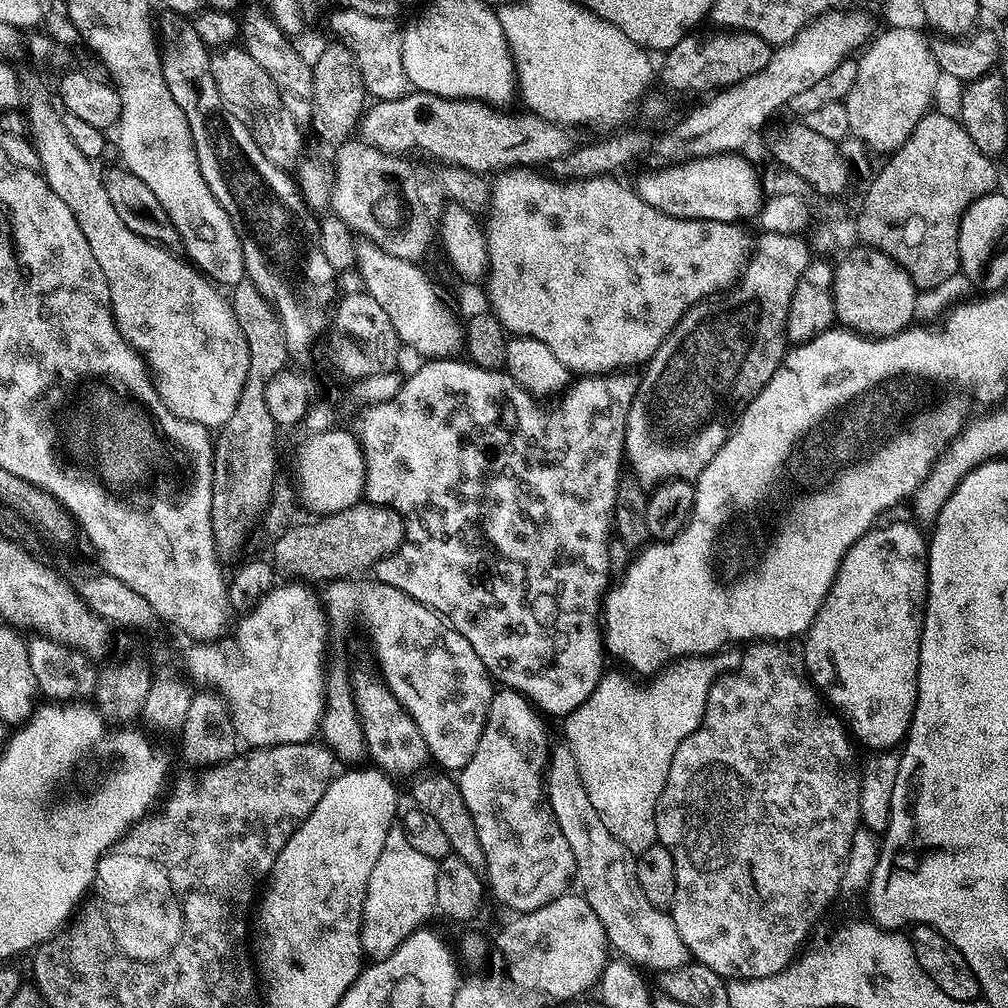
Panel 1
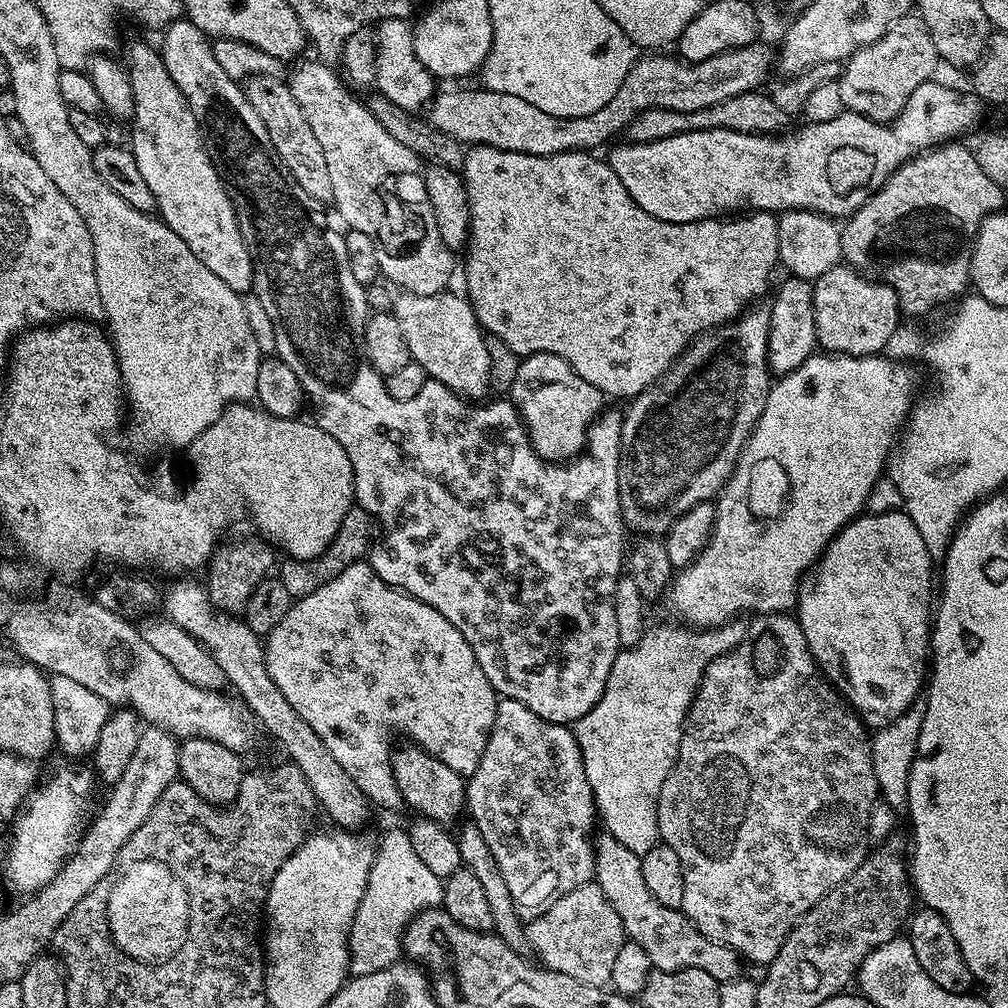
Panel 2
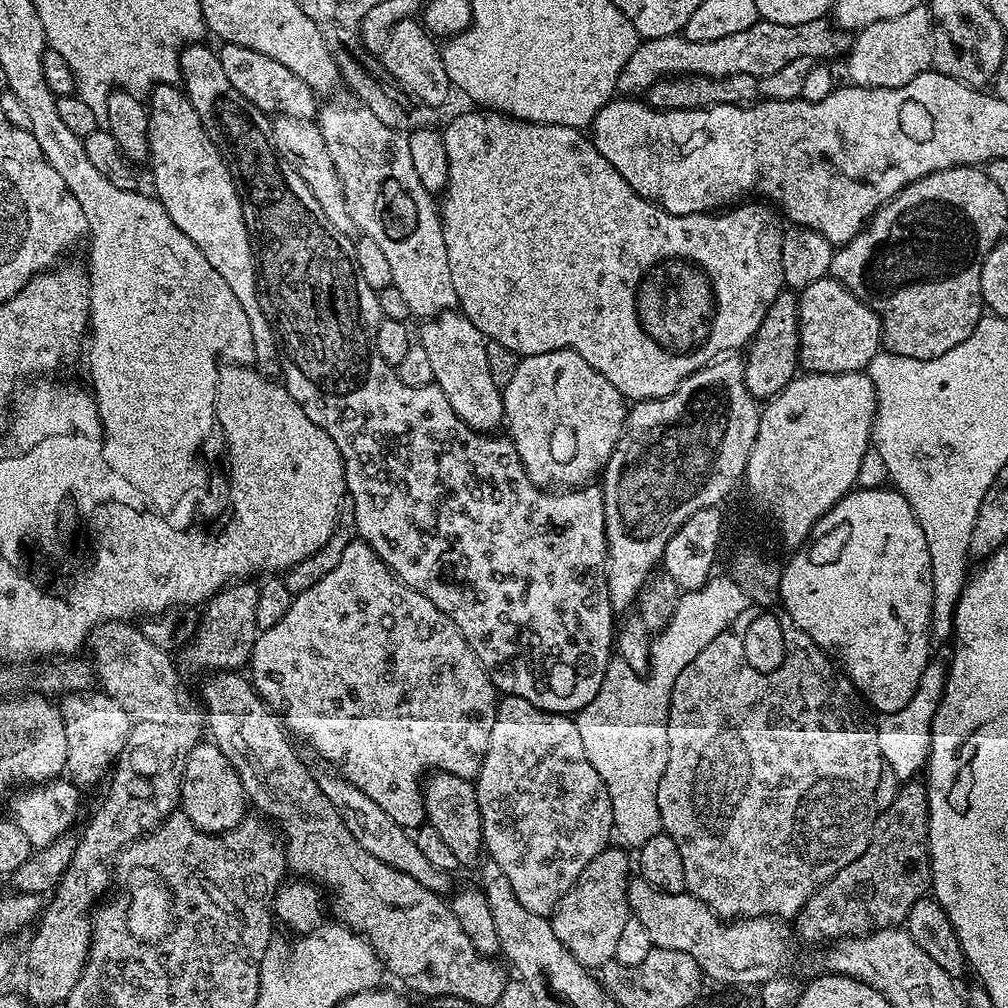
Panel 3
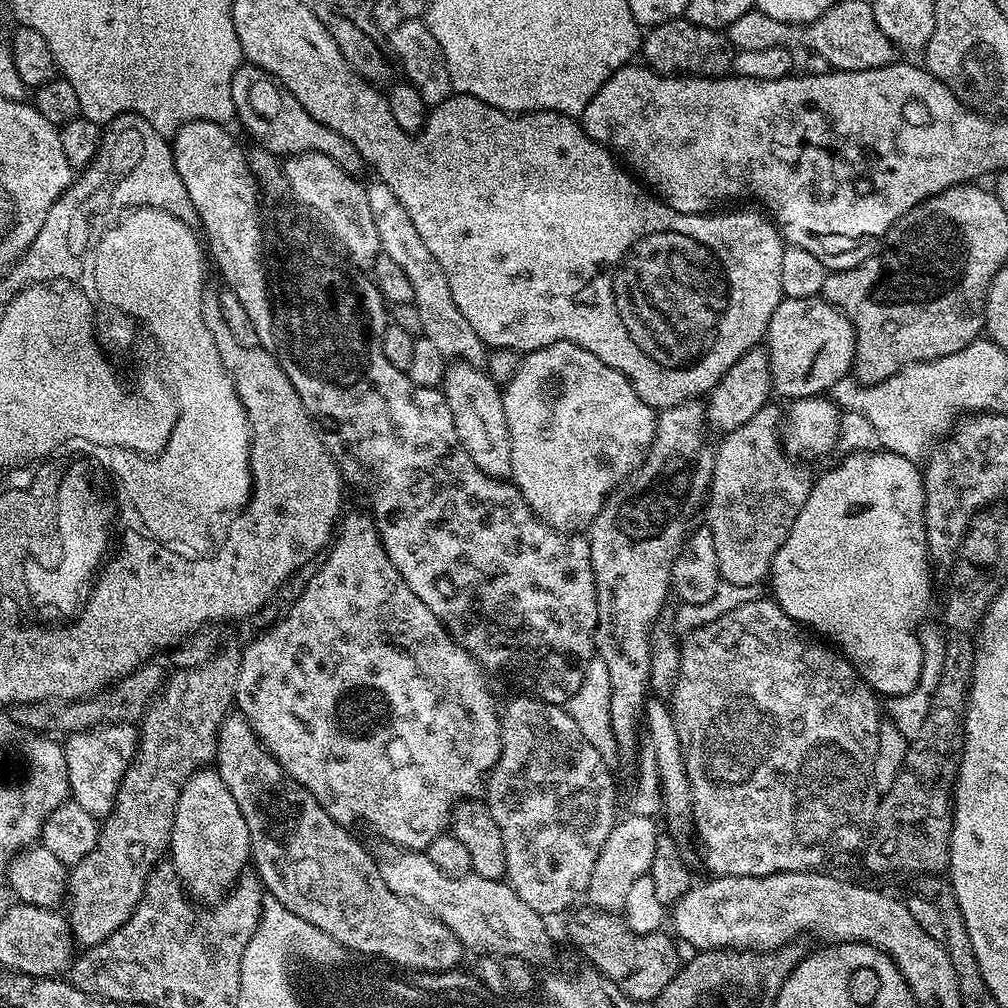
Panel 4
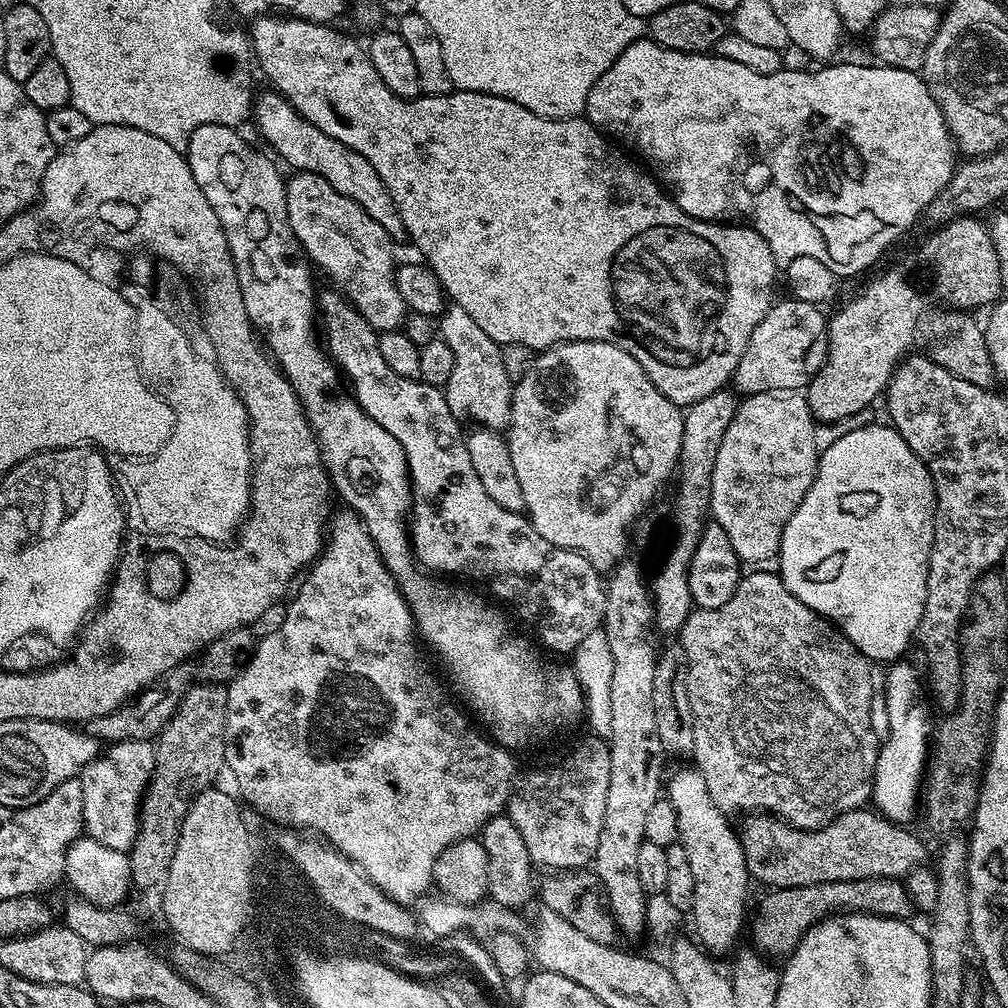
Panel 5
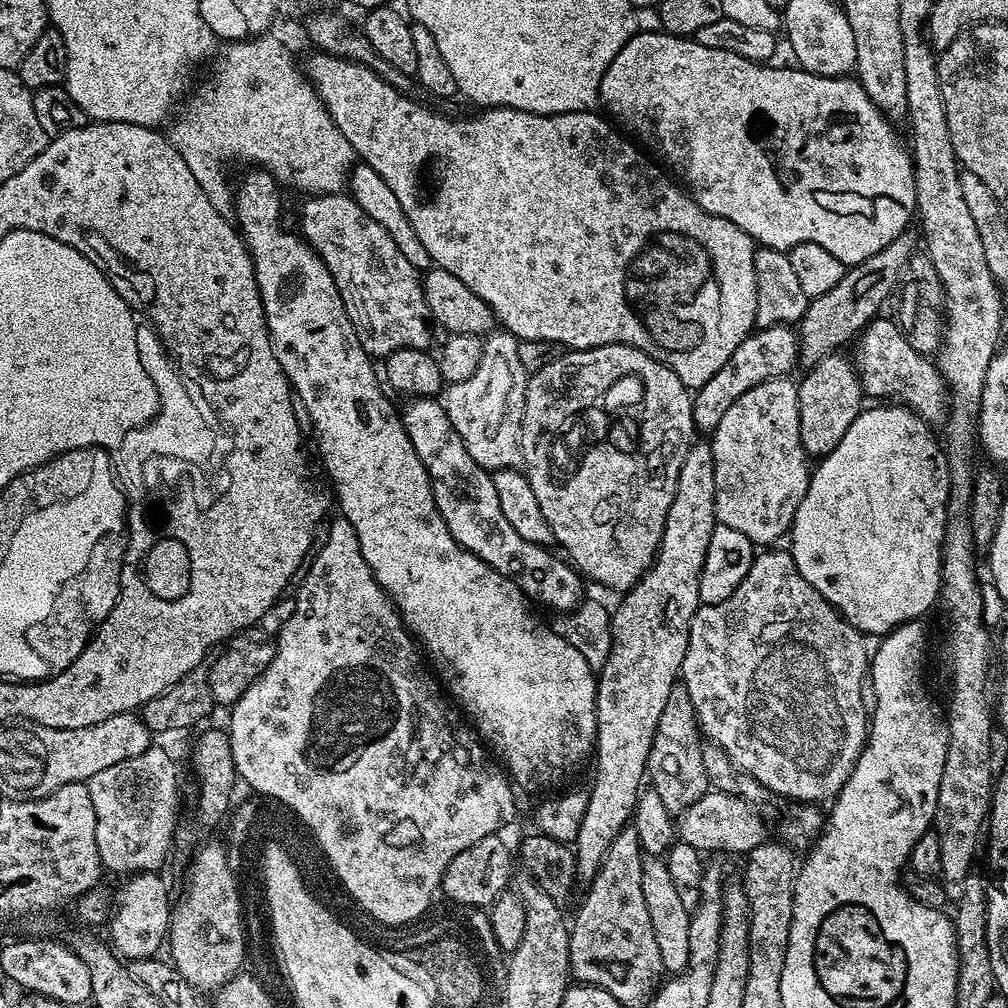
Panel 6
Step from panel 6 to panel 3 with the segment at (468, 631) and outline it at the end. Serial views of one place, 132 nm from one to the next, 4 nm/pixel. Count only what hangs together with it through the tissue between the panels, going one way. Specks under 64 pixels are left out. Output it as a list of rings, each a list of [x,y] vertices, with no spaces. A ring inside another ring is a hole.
[[[158,84],[146,100],[148,110],[148,160],[152,164],[154,195],[166,214],[206,254],[206,262],[218,270],[226,286],[246,310],[254,338],[255,363],[273,363],[276,336],[260,305],[260,282],[256,271],[256,256],[246,230],[240,205],[240,195],[232,181],[223,154],[210,142],[210,134],[198,118],[198,110],[183,90],[175,85]]]

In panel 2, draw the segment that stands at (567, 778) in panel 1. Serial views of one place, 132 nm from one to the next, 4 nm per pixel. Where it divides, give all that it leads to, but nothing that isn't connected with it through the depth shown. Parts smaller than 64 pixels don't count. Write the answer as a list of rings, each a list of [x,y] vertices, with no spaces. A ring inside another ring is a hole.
[[[600,834],[595,837],[594,851],[595,883],[606,894],[615,913],[622,919],[627,939],[646,950],[647,957],[657,971],[673,972],[683,968],[697,968],[706,970],[706,974],[721,982],[735,980],[741,975],[742,960],[734,950],[703,936],[681,909],[663,906],[654,899],[643,881],[641,856],[634,854],[634,850],[626,850],[626,846],[622,846],[622,842],[618,842],[614,837]]]

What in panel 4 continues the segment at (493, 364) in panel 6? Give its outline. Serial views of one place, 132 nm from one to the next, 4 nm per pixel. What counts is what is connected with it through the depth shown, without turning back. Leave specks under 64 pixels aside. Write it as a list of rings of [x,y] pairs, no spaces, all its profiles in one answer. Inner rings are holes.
[[[379,182],[367,185],[368,201],[370,202],[370,214],[374,218],[374,226],[378,226],[380,235],[380,251],[385,256],[394,258],[398,266],[402,266],[406,278],[410,278],[410,287],[414,290],[412,303],[415,304],[422,322],[422,335],[430,338],[434,346],[446,358],[459,358],[467,360],[470,364],[483,365],[486,360],[486,345],[474,334],[470,322],[462,315],[462,310],[454,306],[454,298],[450,294],[450,282],[446,282],[446,274],[442,274],[442,266],[426,250],[426,242],[414,230],[414,222],[410,222],[410,214],[394,198],[394,190],[390,186]]]

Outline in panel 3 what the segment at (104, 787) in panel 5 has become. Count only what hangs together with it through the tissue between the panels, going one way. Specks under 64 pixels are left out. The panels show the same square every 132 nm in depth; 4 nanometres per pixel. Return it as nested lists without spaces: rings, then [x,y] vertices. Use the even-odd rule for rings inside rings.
[[[100,690],[93,691],[91,694],[63,697],[62,711],[66,726],[64,772],[67,779],[71,780],[77,788],[87,790],[109,775],[110,769],[116,763],[116,757],[123,750],[124,743],[128,741],[128,732],[132,729],[134,721],[126,714],[126,710],[122,710],[122,706],[118,706],[118,702],[114,702]]]

